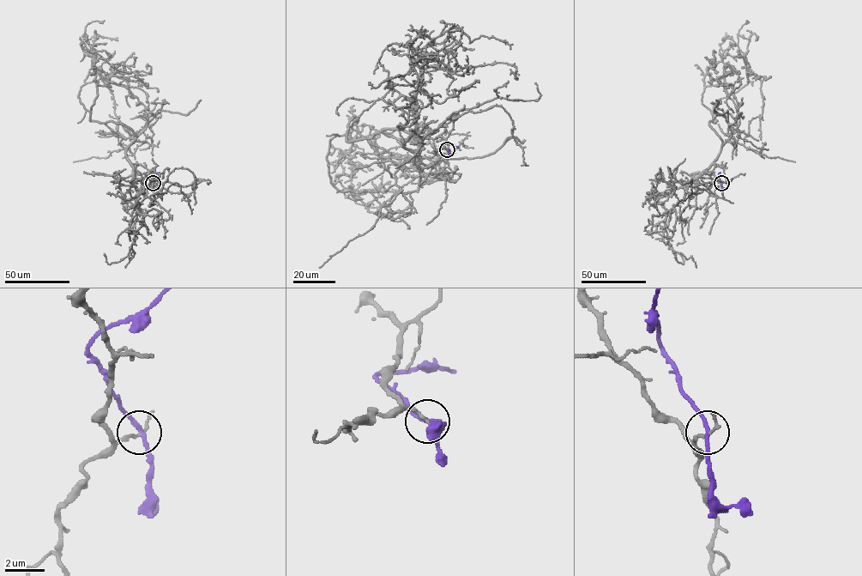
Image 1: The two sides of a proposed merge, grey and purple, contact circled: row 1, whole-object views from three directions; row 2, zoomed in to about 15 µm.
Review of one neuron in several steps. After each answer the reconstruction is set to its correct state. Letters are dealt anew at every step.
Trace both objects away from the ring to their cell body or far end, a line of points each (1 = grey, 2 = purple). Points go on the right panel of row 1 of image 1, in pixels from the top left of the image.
1: (721, 184), (712, 172), (722, 143), (709, 124), (717, 121), (713, 105), (752, 72), (762, 99), (761, 140)
2: (721, 183), (718, 176), (720, 172)

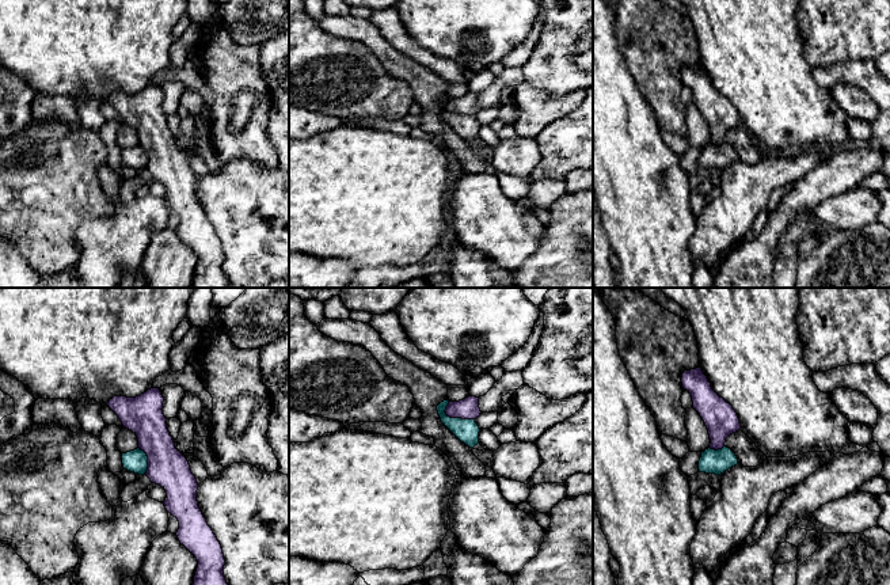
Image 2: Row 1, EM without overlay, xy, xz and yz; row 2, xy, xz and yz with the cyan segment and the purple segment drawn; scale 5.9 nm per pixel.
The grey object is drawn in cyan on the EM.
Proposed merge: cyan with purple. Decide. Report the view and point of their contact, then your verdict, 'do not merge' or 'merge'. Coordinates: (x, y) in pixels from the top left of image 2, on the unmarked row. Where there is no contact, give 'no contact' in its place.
xz (456, 114) | do not merge

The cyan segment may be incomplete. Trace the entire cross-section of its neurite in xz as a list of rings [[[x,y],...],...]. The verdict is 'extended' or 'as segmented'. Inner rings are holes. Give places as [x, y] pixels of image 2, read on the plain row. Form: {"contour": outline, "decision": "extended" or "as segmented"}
{"contour": [[[444,96],[437,102],[441,118],[465,141],[473,145],[479,140],[479,122],[475,115],[450,114],[445,106],[449,96]]], "decision": "as segmented"}

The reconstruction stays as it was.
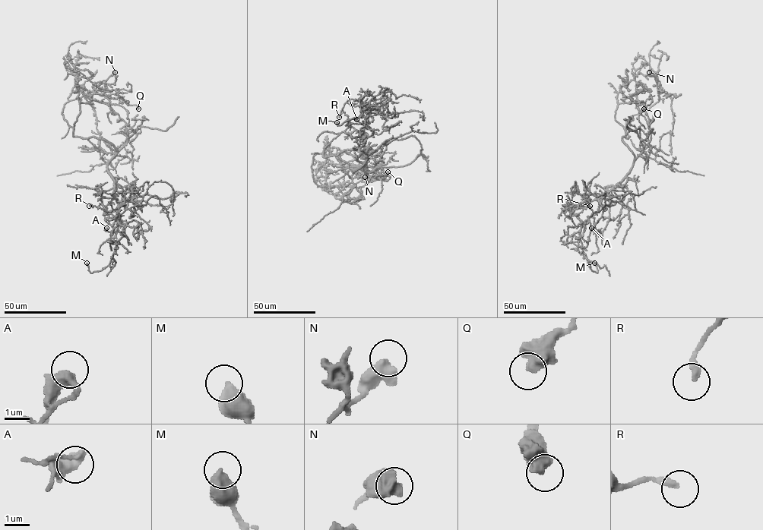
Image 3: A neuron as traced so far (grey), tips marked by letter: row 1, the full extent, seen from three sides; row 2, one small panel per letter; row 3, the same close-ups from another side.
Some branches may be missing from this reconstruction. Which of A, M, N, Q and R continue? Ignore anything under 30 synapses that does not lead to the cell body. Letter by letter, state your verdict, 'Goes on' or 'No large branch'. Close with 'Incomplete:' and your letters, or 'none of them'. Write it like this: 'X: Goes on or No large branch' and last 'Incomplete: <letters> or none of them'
A: No large branch
M: No large branch
N: No large branch
Q: No large branch
R: No large branch
Incomplete: none of them

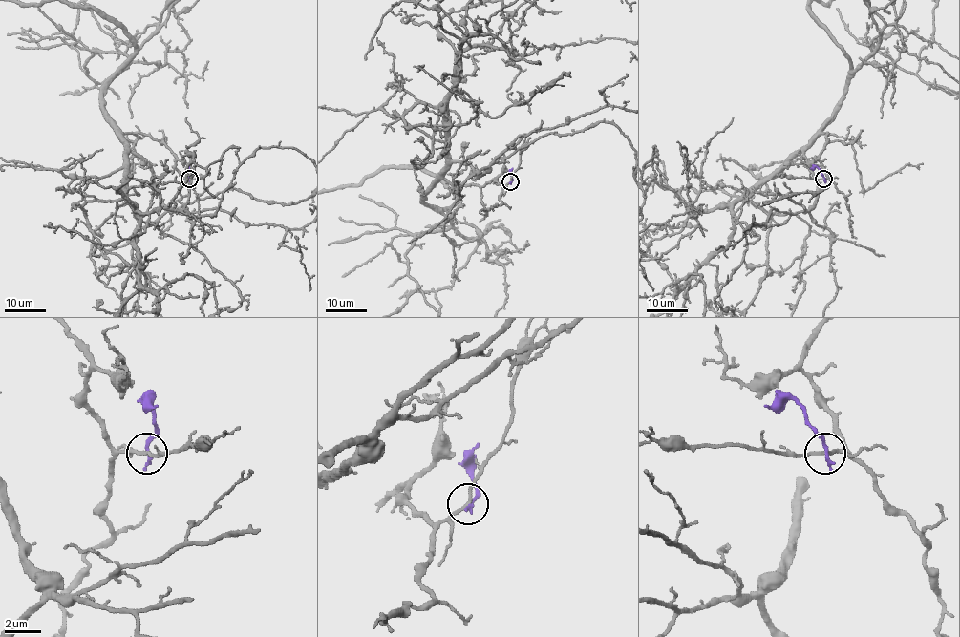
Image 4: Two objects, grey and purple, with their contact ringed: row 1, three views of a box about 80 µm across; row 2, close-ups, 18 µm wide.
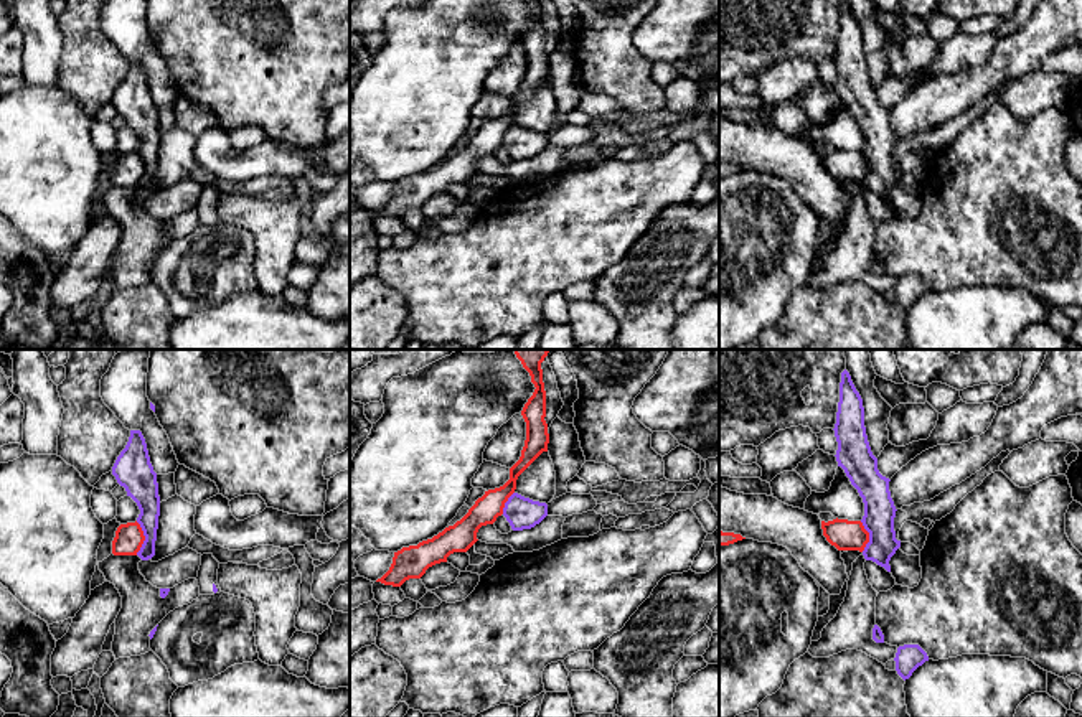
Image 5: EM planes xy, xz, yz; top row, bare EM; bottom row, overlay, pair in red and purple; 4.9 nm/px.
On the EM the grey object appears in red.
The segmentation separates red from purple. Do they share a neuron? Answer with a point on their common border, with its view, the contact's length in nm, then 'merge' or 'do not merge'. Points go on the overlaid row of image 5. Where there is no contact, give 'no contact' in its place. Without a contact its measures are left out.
xy (144, 538) | 170 nm | do not merge

